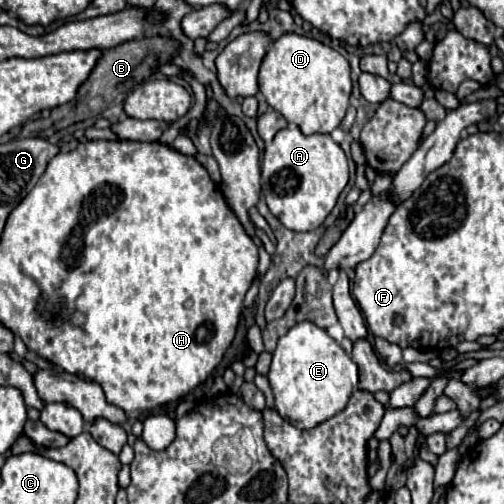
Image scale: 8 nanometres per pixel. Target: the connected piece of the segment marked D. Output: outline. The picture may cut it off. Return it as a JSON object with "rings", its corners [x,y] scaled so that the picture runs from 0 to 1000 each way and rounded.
{"rings":[[[569,63],[534,91],[518,123],[514,183],[538,214],[546,214],[569,242],[589,246],[605,270],[625,262],[653,266],[677,246],[692,212],[696,135],[692,123],[657,91]]]}

